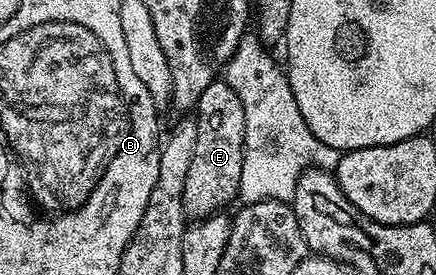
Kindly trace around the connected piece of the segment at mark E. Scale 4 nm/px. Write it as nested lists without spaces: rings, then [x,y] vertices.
[[[222,79],[214,80],[198,99],[195,113],[196,142],[194,159],[186,173],[184,212],[189,218],[203,219],[221,212],[227,201],[236,201],[242,179],[244,158],[244,128],[246,115],[242,115],[242,99]]]

